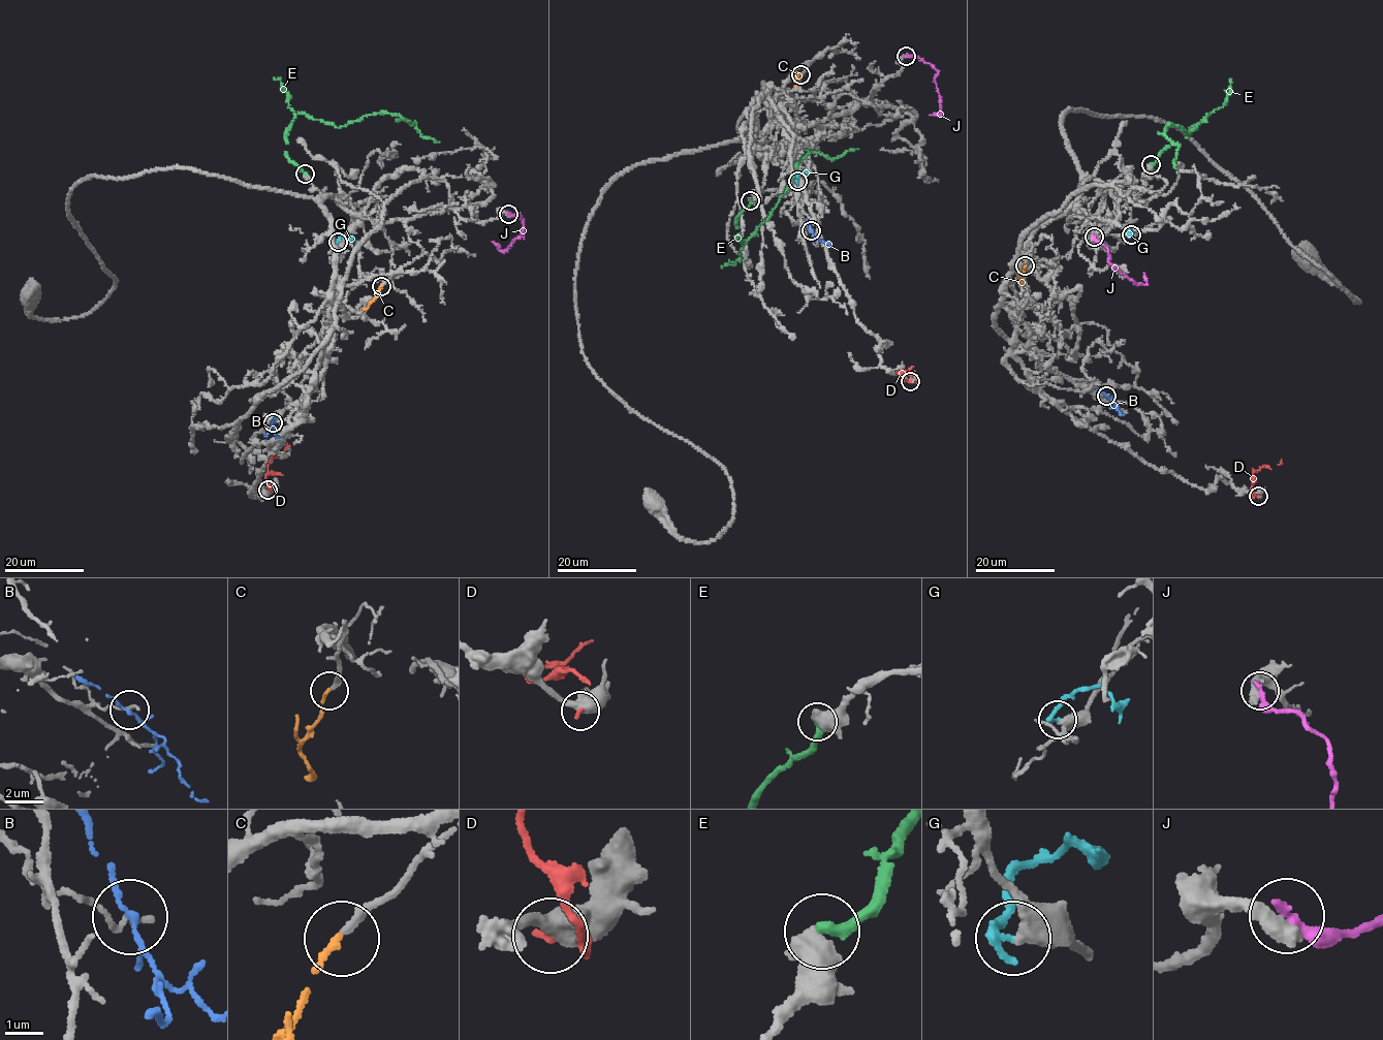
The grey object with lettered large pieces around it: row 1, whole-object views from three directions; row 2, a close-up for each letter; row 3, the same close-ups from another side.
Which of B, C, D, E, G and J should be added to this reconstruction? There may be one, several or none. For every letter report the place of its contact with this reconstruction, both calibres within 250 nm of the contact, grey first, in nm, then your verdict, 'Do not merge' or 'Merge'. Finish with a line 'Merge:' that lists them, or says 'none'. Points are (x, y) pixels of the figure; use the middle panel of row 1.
B: Touches grey at (811, 230). Thickness 170 nm (grey) against 110 nm. Do not merge
C: Touches grey at (800, 74). Thickness 240 nm (grey) against 160 nm. Merge
D: Touches grey at (910, 381). Thickness 550 nm (grey) against 160 nm. Do not merge
E: Touches grey at (750, 200). Thickness 650 nm (grey) against 360 nm. Do not merge
G: Touches grey at (797, 181). Thickness 400 nm (grey) against 280 nm. Do not merge
J: Touches grey at (906, 56). Thickness 500 nm (grey) against 320 nm. Do not merge
Merge: C

